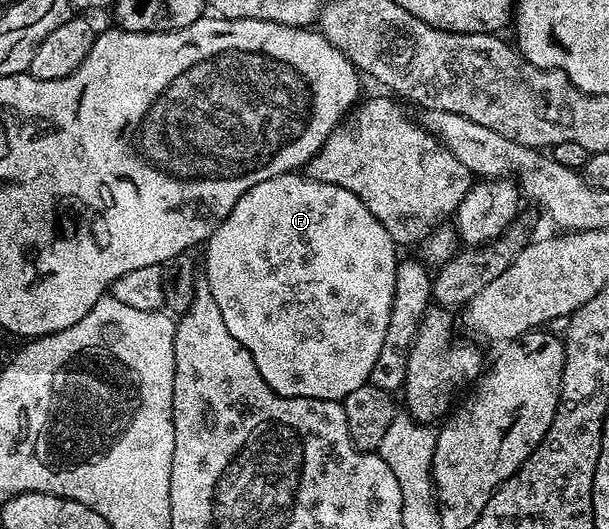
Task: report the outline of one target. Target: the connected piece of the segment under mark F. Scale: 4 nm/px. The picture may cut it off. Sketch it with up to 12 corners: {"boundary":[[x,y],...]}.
{"boundary":[[299,171],[250,186],[202,272],[280,396],[370,381],[398,245]]}

